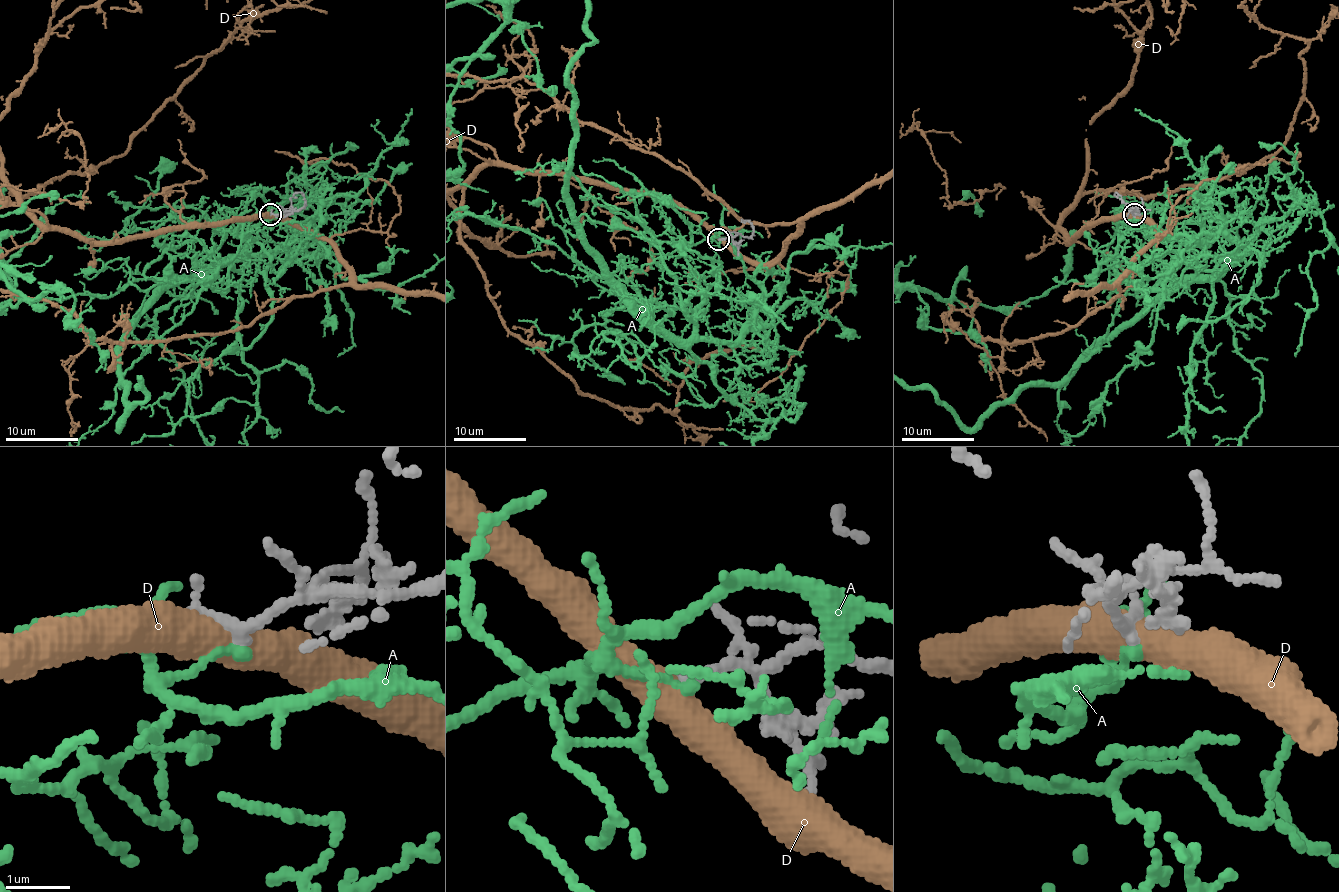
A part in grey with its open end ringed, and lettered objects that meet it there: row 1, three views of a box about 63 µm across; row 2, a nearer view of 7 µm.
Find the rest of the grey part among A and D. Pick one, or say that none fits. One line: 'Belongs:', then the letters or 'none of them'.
Belongs: none of them

